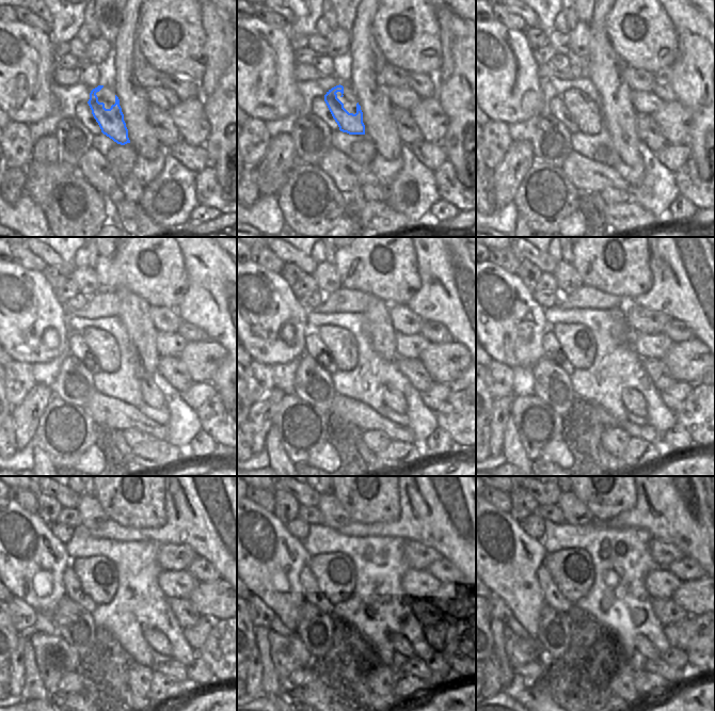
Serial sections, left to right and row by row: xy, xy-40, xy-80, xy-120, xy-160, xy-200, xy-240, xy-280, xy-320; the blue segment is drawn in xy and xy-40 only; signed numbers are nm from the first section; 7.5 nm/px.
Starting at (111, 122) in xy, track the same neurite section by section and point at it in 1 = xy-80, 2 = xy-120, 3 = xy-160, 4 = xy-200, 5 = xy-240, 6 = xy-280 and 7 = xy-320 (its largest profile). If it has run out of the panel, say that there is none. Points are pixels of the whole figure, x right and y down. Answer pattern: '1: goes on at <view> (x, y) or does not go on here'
1: goes on at xy-80 (588, 124)
2: goes on at xy-120 (92, 336)
3: goes on at xy-160 (330, 334)
4: goes on at xy-200 (569, 336)
5: goes on at xy-240 (94, 573)
6: goes on at xy-280 (333, 571)
7: goes on at xy-320 (572, 569)

